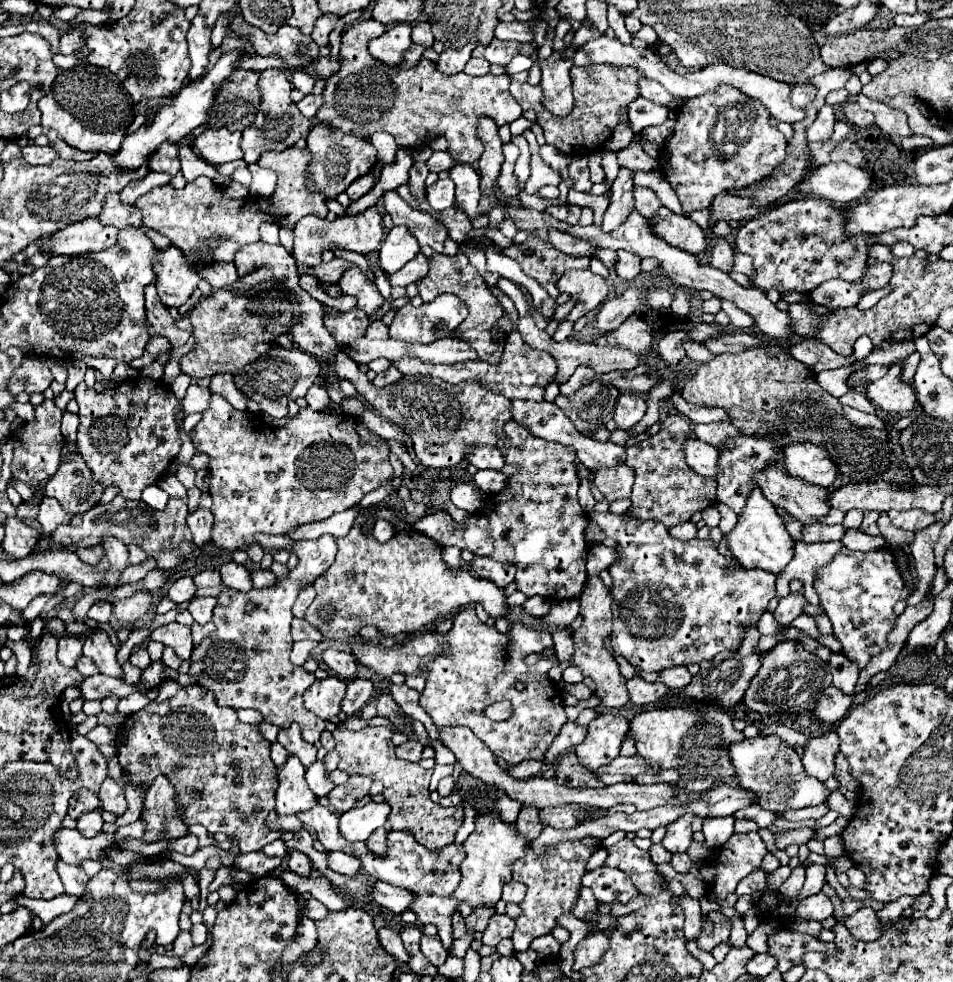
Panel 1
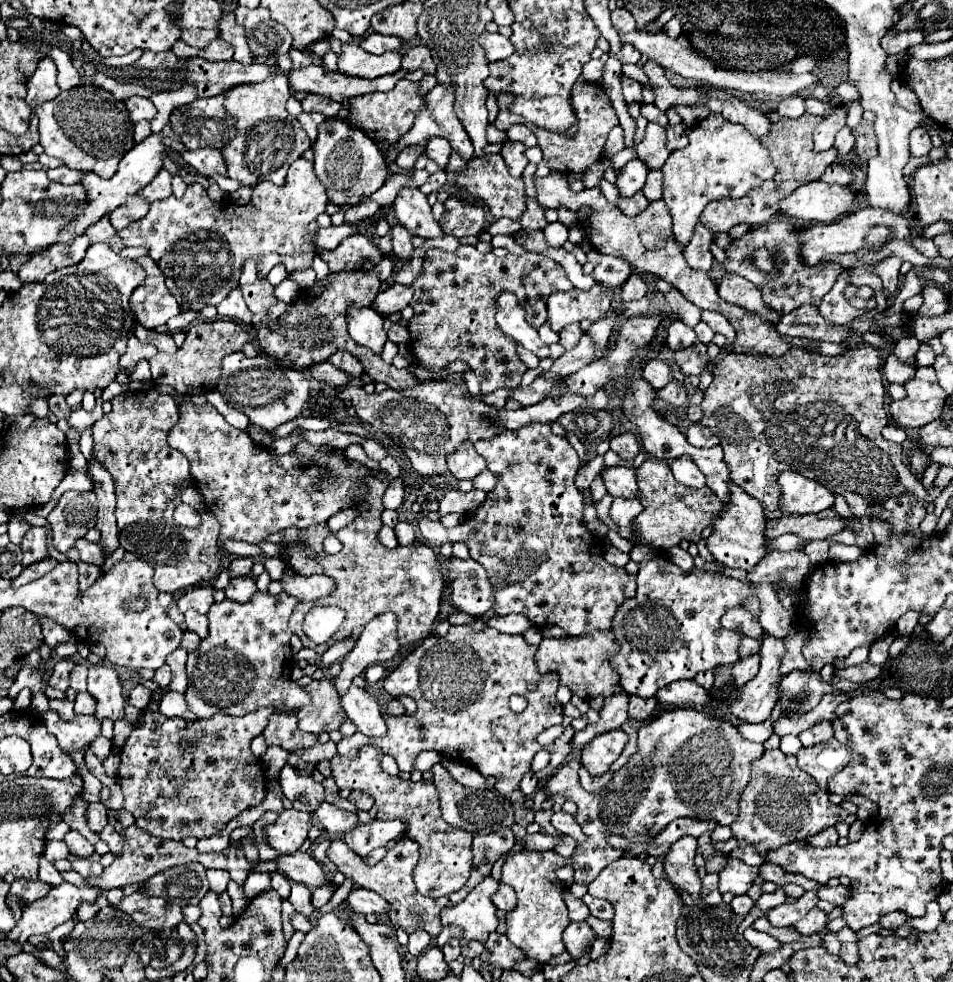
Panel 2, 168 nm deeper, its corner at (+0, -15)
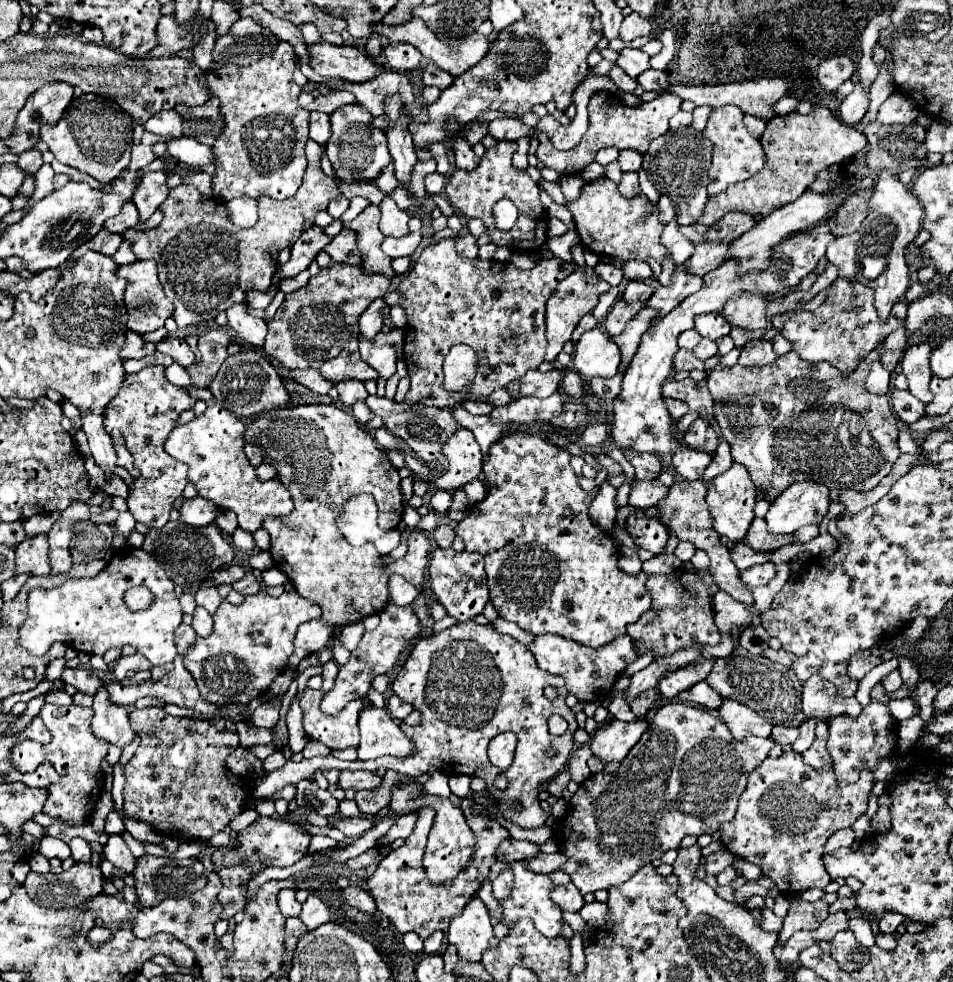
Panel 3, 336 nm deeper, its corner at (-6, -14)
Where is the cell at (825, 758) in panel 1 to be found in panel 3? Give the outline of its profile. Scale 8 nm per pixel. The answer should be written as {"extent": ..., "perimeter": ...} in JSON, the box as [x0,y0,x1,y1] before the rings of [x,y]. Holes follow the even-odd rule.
{"extent":[801,722,831,770],"perimeter":[[[817,722],[817,736],[815,736],[815,742],[811,744],[809,750],[805,750],[801,756],[803,756],[803,762],[813,766],[815,770],[821,770],[825,766],[831,766],[831,754],[827,750],[827,736],[829,736],[829,730],[827,730],[827,722]]]}

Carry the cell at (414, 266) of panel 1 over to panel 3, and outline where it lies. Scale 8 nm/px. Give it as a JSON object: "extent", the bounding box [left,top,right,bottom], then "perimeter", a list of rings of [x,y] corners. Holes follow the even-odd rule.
{"extent":[359,298,387,338],"perimeter":[[[379,298],[379,300],[375,300],[365,312],[363,312],[363,316],[359,318],[359,330],[361,330],[361,334],[363,336],[367,336],[367,338],[373,338],[377,332],[381,332],[383,330],[383,308],[387,306],[387,302],[383,300],[383,298]]]}

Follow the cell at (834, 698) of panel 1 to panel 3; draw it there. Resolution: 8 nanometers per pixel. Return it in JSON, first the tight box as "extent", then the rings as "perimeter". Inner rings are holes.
{"extent":[793,718,817,752],"perimeter":[[[809,718],[809,720],[805,720],[801,726],[799,726],[799,738],[795,740],[795,744],[793,744],[793,750],[795,752],[805,752],[809,746],[811,746],[811,742],[815,740],[815,722],[817,722],[817,718]]]}

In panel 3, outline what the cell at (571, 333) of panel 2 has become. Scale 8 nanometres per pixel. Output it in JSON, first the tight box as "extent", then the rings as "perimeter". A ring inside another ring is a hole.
{"extent":[571,314,597,344],"perimeter":[[[587,314],[587,316],[577,324],[577,328],[573,330],[571,342],[573,342],[573,344],[577,344],[577,342],[579,342],[579,338],[581,338],[581,334],[583,334],[583,332],[587,332],[587,330],[591,330],[591,328],[595,328],[595,326],[597,326],[597,320],[593,318],[593,314]]]}

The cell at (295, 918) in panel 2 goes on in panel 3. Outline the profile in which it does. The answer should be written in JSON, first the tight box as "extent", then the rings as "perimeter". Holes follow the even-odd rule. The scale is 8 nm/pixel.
{"extent":[283,916,309,964],"perimeter":[[[295,916],[295,918],[287,918],[287,924],[285,924],[285,946],[287,946],[287,952],[283,956],[283,964],[291,964],[291,958],[293,958],[293,950],[297,946],[297,942],[301,940],[301,936],[305,936],[309,930],[307,926],[303,926],[301,918]]]}

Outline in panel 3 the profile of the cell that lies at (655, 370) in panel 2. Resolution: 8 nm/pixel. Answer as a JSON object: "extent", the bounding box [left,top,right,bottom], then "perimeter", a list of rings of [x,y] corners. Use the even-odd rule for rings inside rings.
{"extent":[661,378,713,414],"perimeter":[[[669,378],[661,390],[663,390],[663,396],[687,402],[689,408],[695,412],[699,412],[701,408],[707,408],[709,414],[713,414],[713,400],[711,400],[705,380],[701,380],[701,384],[699,384],[693,378],[685,378],[685,380]]]}

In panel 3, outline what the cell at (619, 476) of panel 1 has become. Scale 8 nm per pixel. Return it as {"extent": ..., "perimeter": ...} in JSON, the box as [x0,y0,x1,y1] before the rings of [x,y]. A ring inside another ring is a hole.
{"extent":[627,510,669,554],"perimeter":[[[637,510],[627,518],[627,532],[639,548],[653,554],[661,554],[669,538],[667,528],[657,518],[649,518],[645,510]]]}

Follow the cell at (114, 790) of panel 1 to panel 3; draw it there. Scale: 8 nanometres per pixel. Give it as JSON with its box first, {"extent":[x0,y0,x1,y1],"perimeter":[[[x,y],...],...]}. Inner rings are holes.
{"extent":[103,834,137,872],"perimeter":[[[111,834],[107,844],[105,844],[105,854],[103,854],[113,866],[121,868],[123,872],[133,872],[137,858],[131,854],[129,846],[119,834]]]}

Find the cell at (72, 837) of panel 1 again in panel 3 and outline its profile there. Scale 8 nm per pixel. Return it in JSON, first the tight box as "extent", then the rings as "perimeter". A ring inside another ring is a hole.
{"extent":[39,836,71,860],"perimeter":[[[45,836],[39,844],[39,852],[45,856],[45,858],[59,858],[59,860],[65,860],[71,856],[69,852],[69,846],[59,840],[59,838],[51,838],[51,836]]]}

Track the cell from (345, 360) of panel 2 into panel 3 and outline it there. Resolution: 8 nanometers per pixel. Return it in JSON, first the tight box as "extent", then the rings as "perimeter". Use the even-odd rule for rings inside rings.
{"extent":[335,378,367,406],"perimeter":[[[351,378],[351,382],[337,382],[335,388],[339,390],[339,400],[345,406],[355,404],[357,400],[365,400],[367,398],[367,390],[365,390],[365,382],[355,382]]]}

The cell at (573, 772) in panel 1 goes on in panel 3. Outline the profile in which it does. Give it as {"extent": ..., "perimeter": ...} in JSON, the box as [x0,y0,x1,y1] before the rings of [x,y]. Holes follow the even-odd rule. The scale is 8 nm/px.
{"extent":[555,702,775,892],"perimeter":[[[683,702],[659,708],[641,740],[623,758],[619,770],[615,774],[599,772],[589,776],[573,794],[567,814],[555,824],[559,852],[567,856],[563,872],[571,876],[573,884],[581,892],[595,892],[625,882],[641,866],[659,860],[663,852],[679,848],[679,842],[687,834],[701,836],[705,832],[717,832],[723,822],[733,820],[739,794],[743,794],[747,786],[747,774],[767,758],[773,744],[775,742],[771,738],[755,736],[735,742],[731,732],[727,732],[727,726],[723,726],[723,722],[705,708]]]}

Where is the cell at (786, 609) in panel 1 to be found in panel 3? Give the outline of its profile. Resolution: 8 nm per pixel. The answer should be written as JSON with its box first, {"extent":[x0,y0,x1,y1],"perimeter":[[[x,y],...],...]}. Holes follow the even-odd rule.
{"extent":[719,698,773,740],"perimeter":[[[731,698],[723,700],[723,706],[719,708],[719,718],[727,724],[735,740],[743,740],[747,736],[767,738],[773,728],[773,724],[755,714],[755,710],[743,706],[741,702],[731,702]]]}

